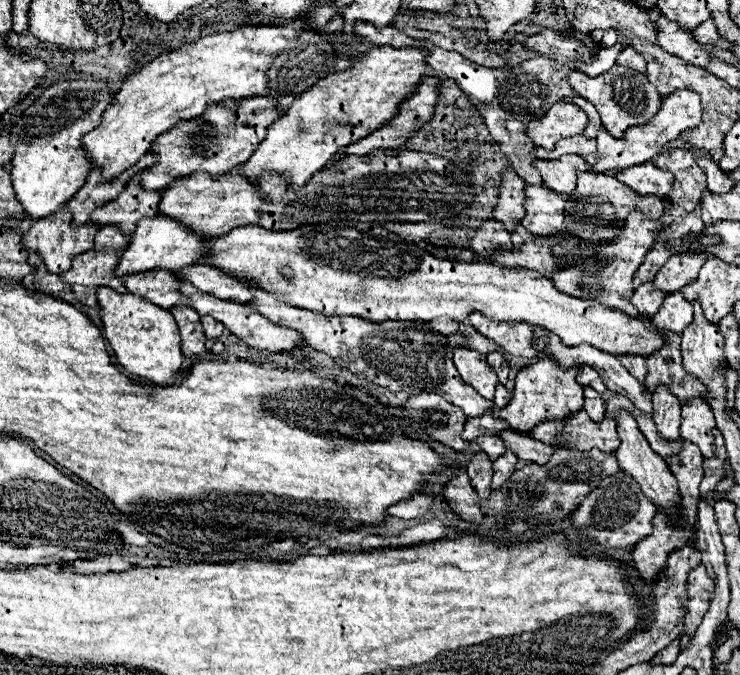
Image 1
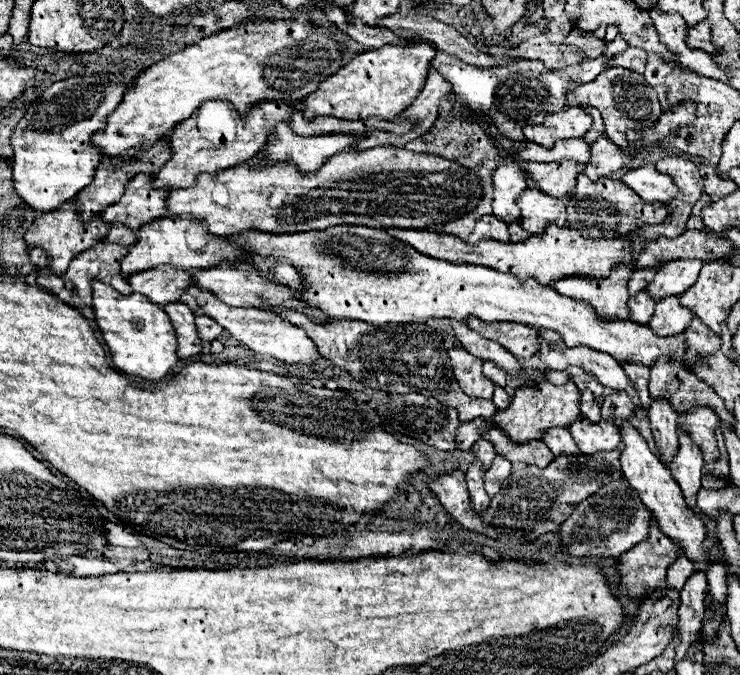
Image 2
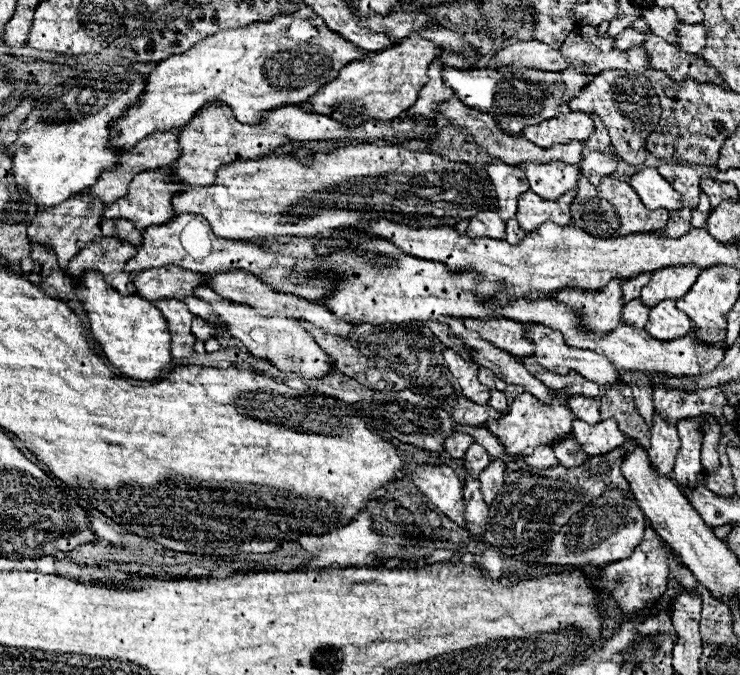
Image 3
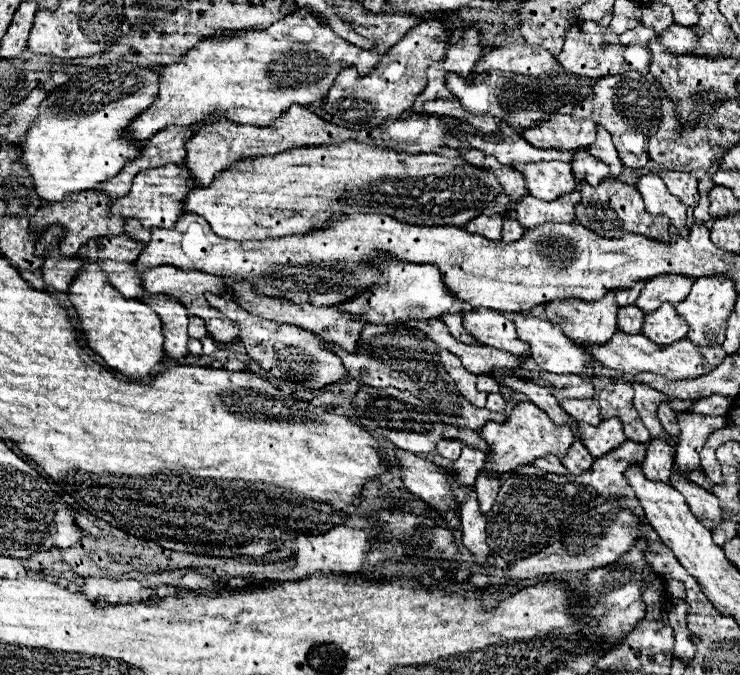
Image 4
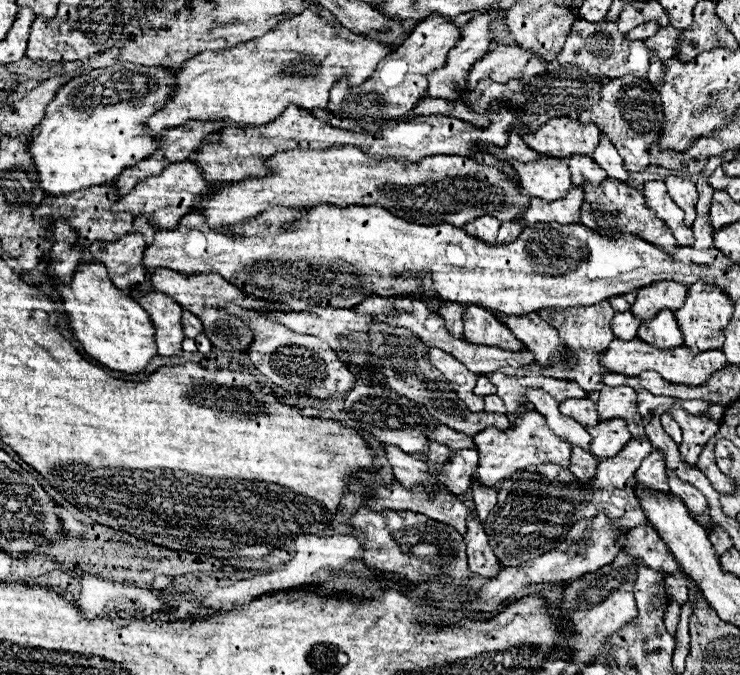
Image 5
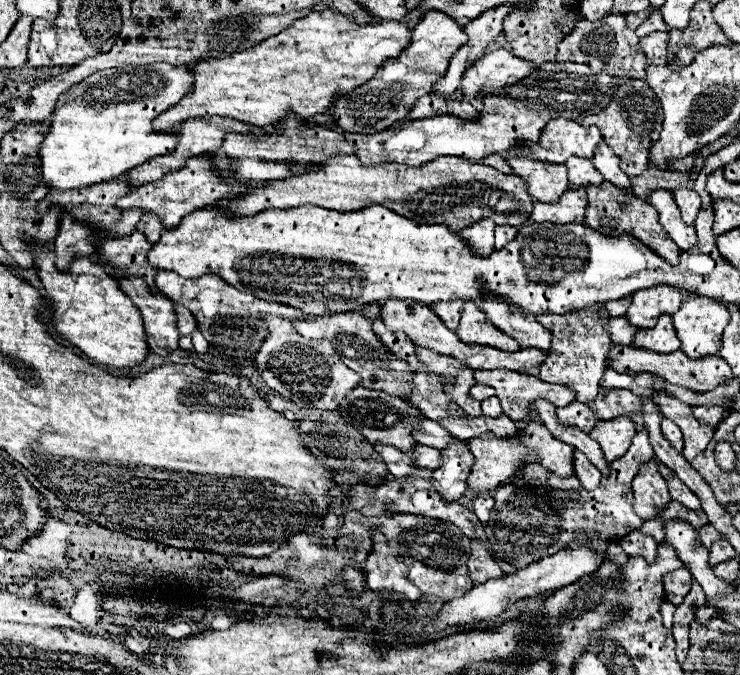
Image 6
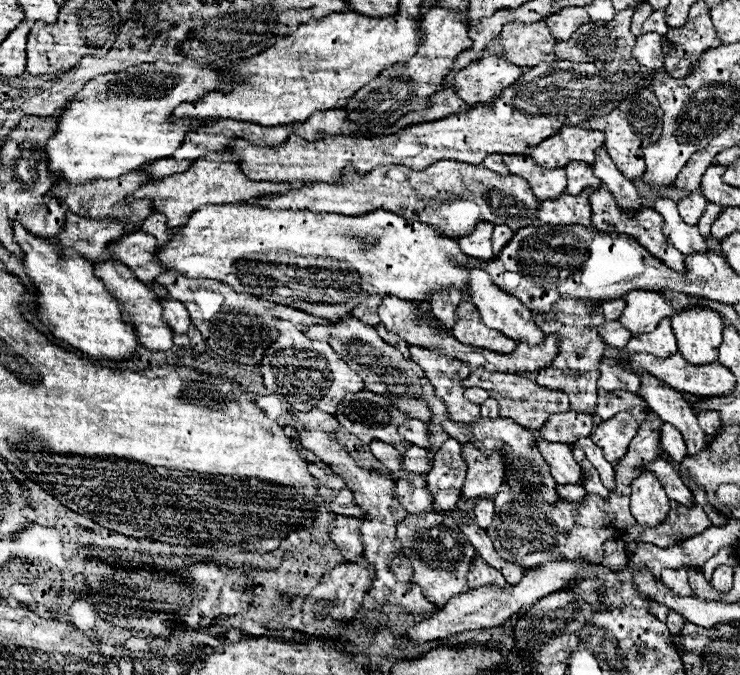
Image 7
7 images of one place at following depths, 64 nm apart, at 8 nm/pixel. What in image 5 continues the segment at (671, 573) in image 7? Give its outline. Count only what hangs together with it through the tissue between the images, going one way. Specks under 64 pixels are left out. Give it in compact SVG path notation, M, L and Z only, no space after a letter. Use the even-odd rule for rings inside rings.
M672 574L666 576L666 592L672 602L684 604L688 600L688 582L682 574Z

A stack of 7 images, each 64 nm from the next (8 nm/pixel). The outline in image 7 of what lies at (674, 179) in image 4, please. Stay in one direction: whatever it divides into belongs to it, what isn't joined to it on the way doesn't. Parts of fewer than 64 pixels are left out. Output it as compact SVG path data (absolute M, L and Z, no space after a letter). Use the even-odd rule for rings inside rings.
M690 192L690 194L682 196L682 198L678 200L678 210L680 210L682 220L684 220L686 224L690 224L690 226L696 226L696 220L698 220L700 214L704 212L706 204L708 204L708 202L706 202L704 196L698 194L698 192Z

